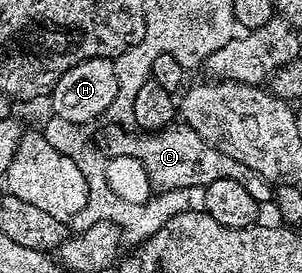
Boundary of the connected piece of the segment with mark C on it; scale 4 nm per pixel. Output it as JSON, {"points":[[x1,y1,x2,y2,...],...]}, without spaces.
{"points":[[172,124,164,130,134,132,135,134,126,134,119,129,123,128,115,128,111,134,110,153,139,158,156,191,187,189,191,192,196,189,195,186,206,188,213,184,213,180,237,180,237,184,241,184,241,188,245,188,245,192,249,192,255,202,266,204,272,201,272,183,253,172,253,168,241,164,241,160,233,160,233,156,221,152,221,148,213,148,213,144,201,140,201,136,197,136,197,132,193,132,193,128,186,124]]}

